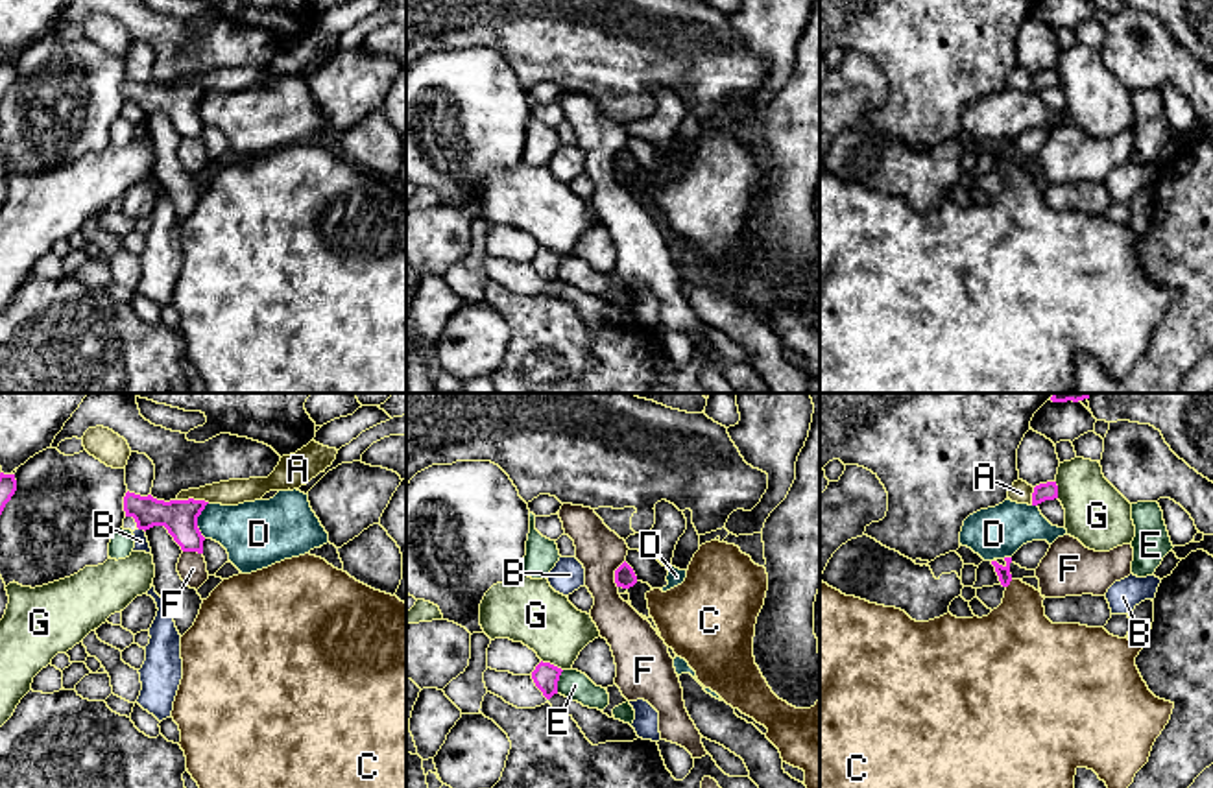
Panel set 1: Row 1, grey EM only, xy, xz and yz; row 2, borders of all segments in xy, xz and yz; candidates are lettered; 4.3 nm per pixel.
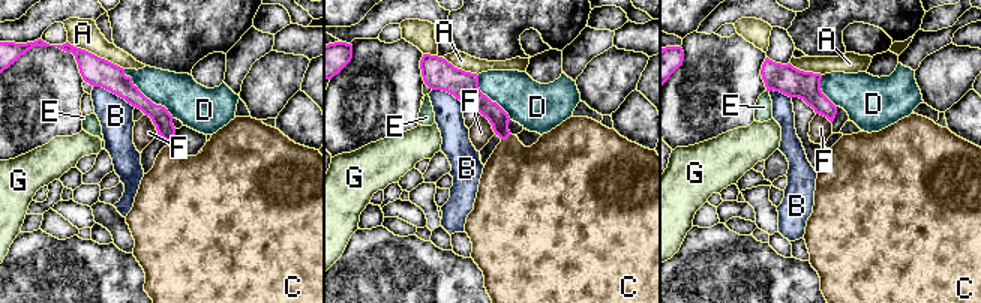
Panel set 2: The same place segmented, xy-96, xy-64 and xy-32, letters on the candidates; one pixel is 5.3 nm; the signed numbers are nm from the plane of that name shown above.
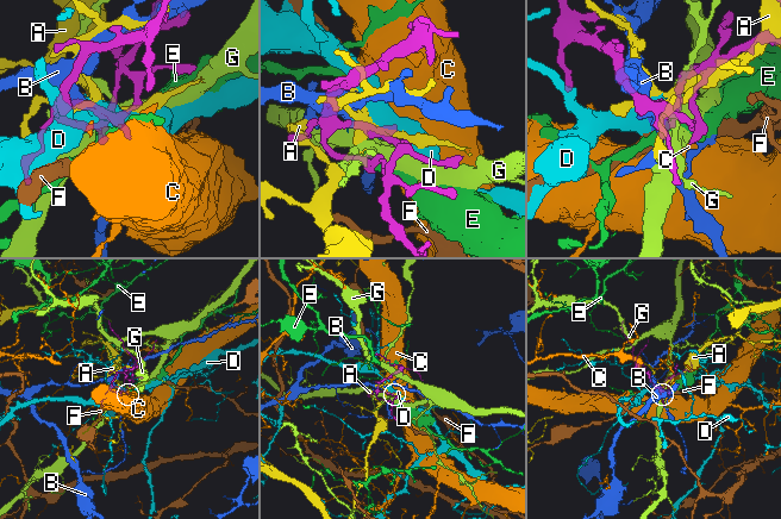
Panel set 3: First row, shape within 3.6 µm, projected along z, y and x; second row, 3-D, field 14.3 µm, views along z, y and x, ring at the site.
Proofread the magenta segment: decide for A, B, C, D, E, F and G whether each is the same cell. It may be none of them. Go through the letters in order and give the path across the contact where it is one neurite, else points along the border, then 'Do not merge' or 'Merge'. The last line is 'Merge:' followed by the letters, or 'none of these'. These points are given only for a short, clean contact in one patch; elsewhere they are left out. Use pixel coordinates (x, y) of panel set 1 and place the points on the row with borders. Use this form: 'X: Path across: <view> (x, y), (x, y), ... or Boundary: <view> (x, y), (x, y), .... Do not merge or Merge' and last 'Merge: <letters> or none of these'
A: Do not merge
B: Do not merge
C: Path across: yz (1003, 573), (1008, 584), (1014, 641). Merge
D: Do not merge
E: Boundary: xz (564, 670), (556, 692). Do not merge
F: Boundary: xz (624, 560), (615, 571), (617, 587). Do not merge
G: Do not merge
Merge: C

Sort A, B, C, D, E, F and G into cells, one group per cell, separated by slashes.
A / B / C / D / E / F / G

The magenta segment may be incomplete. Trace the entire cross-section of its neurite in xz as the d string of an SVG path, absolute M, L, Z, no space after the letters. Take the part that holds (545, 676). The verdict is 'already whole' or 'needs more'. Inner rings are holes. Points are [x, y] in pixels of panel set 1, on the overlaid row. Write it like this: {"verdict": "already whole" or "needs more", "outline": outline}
{"verdict": "already whole", "outline": "M543 661L532 672L535 687L543 692L546 699L558 694L558 681L561 672L563 672L561 668Z"}

